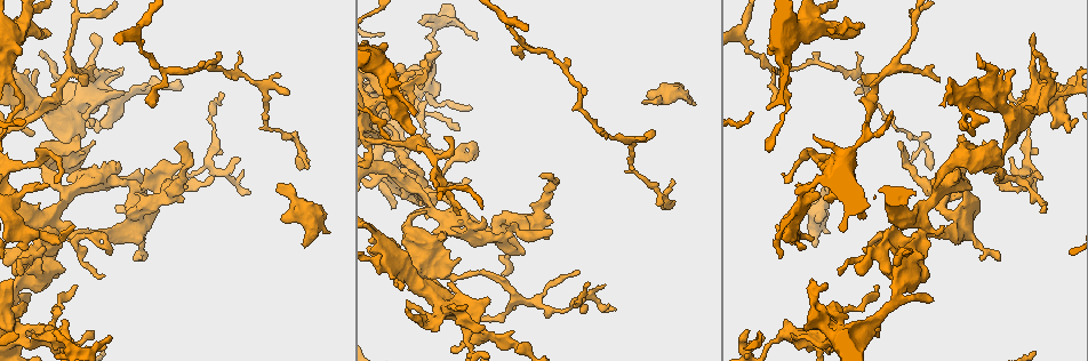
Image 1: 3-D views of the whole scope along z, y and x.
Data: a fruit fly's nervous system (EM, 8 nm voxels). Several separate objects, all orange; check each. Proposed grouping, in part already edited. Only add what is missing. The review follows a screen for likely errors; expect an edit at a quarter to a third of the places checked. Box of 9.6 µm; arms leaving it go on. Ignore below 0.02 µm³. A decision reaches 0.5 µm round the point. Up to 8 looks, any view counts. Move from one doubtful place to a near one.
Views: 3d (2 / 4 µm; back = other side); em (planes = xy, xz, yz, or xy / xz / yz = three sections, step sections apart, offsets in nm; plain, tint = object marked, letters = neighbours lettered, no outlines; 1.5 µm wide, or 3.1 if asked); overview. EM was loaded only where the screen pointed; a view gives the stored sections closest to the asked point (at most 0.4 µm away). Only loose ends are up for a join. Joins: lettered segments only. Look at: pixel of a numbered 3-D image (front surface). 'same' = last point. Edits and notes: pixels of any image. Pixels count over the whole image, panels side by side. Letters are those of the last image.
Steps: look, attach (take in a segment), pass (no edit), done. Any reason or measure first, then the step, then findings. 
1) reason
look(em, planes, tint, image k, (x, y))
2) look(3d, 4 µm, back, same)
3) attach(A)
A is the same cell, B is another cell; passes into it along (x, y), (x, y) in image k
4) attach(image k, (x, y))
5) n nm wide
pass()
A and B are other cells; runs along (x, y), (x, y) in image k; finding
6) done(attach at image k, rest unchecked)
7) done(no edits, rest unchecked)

tapers out
look(3d, 4 µm, image 1, (73, 227))

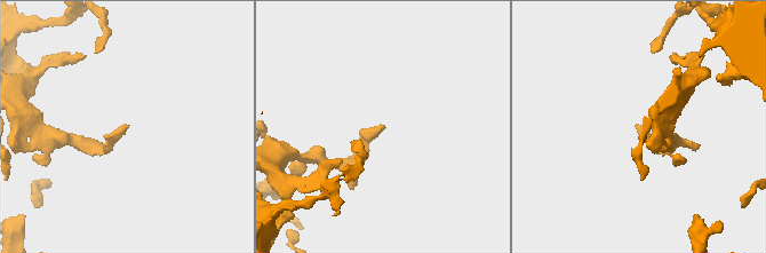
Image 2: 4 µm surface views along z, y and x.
shape alone is not enough
look(em, xz, step 8, letters, image 2, (123, 125))

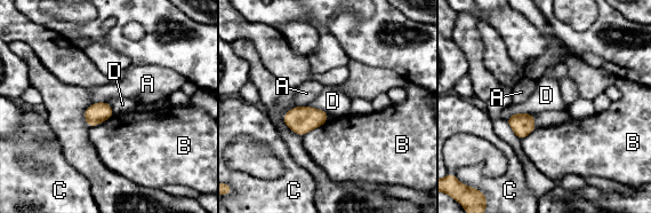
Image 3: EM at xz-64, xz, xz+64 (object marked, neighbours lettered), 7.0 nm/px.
look(em, planes, letters, same)

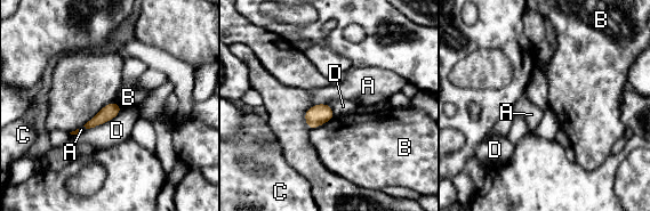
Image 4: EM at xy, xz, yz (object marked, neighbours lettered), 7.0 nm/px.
pass()
A, B, C and D are other cells; border along (335, 116), (311, 130) in image 4; no lettered segment goes on from it

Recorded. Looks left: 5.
free end
look(em, planes, letters, image 1, (473, 39))

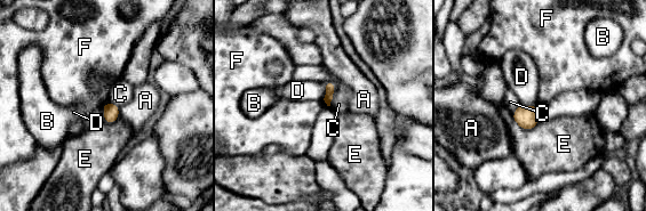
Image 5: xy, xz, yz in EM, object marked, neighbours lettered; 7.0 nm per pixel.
pass()
A, B, C, D, E and F are other cells; border along (108, 102), (101, 106) in image 5; no lettered segment goes on from it

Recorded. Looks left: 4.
an open end
look(em, planes, letters, image 1, (304, 248))

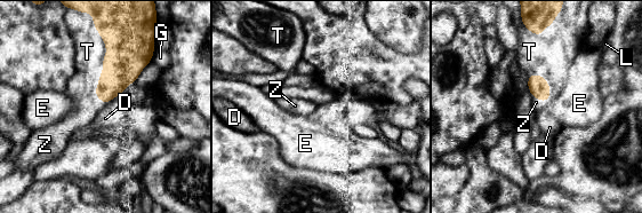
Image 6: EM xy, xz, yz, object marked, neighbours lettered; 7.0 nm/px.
attach(Z)
Z is the same cell, D, E, G, L and T are other cells; passes into it along (120, 68), (94, 92), (86, 109) in image 6; the neuron continues

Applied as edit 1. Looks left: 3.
done(attach at image 6, rest unchecked)

